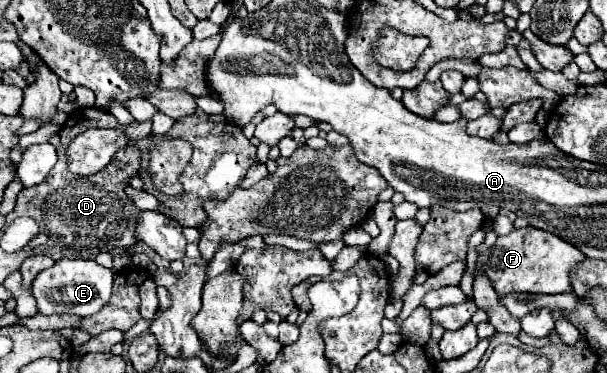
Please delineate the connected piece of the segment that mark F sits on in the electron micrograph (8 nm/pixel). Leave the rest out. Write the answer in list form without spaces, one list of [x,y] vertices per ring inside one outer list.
[[[526,226],[522,230],[512,230],[506,236],[498,236],[492,248],[484,250],[476,258],[474,276],[484,272],[492,280],[492,288],[500,296],[508,296],[512,292],[518,294],[564,294],[570,292],[568,272],[574,264],[578,264],[582,254],[572,244],[566,244],[558,236],[550,232],[536,230]]]

